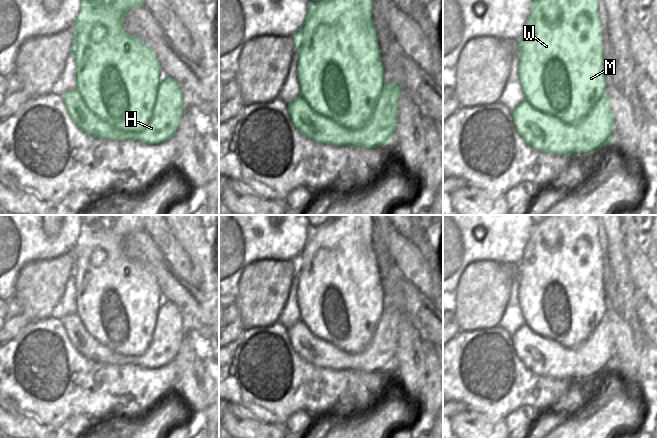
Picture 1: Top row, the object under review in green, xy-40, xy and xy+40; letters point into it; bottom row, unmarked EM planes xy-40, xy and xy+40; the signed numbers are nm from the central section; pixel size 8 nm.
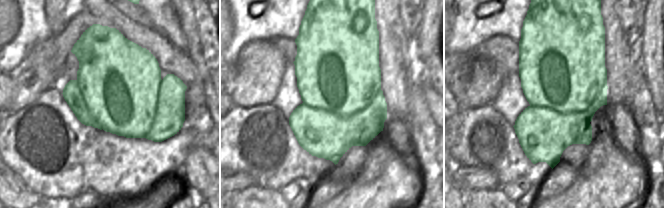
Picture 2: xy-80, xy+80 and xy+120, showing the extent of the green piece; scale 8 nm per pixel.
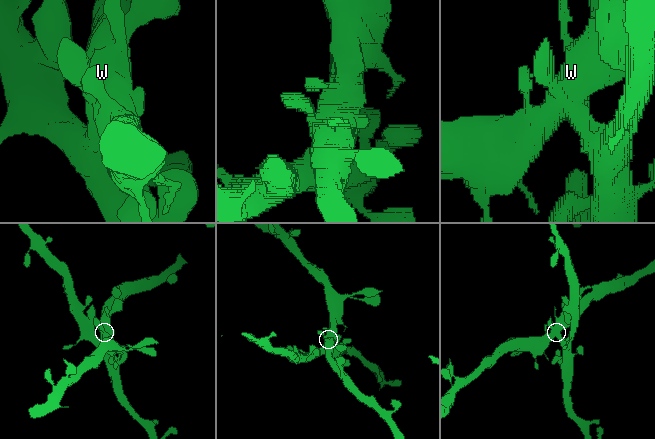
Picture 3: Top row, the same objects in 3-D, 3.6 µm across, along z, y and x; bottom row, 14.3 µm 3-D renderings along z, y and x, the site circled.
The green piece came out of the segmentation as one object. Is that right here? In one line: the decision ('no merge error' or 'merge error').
merge error

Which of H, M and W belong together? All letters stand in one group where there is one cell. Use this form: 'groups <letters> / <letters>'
groups H / M W

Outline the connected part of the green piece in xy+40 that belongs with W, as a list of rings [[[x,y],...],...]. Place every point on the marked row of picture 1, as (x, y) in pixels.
[[[534,0],[518,40],[518,77],[525,99],[567,124],[590,114],[606,89],[598,0]]]

